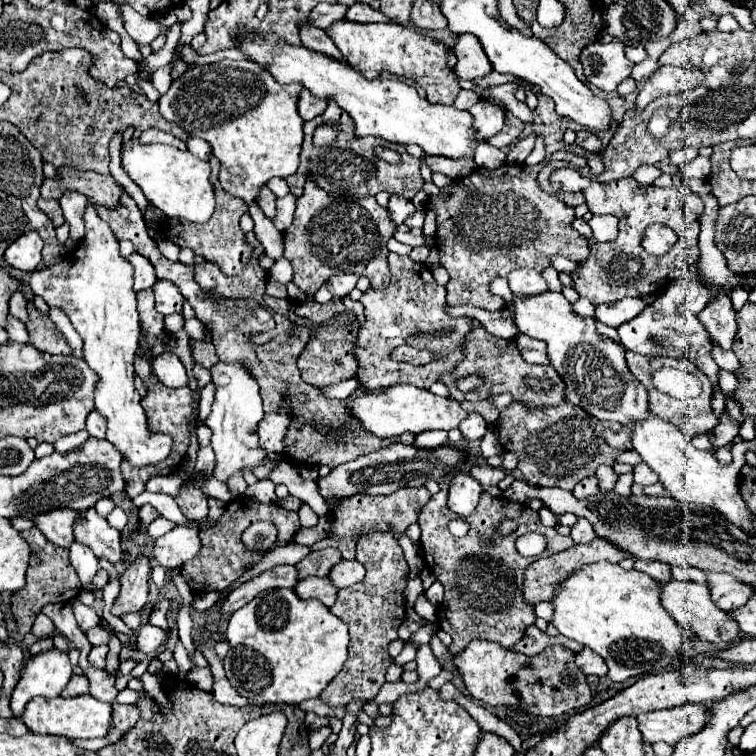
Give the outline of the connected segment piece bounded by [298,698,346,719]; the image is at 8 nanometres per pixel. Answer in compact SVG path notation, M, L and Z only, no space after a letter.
M319 698L305 700L298 705L305 712L314 712L319 716L336 717L343 719L345 716L345 706L332 708L324 704Z

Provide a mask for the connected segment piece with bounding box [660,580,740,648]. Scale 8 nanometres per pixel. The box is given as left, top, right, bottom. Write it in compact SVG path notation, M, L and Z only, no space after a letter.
M670 580L666 584L660 582L660 602L670 612L670 616L676 622L680 622L686 630L694 632L698 640L708 640L720 648L726 648L738 642L738 636L740 636L738 624L724 610L714 606L710 598L710 590L706 586L694 584L694 582L678 582L678 580Z

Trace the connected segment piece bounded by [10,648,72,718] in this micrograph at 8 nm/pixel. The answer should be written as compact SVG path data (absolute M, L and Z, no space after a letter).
M52 648L32 656L24 664L22 678L18 680L18 686L14 688L14 694L12 694L10 708L14 716L20 718L24 712L24 706L34 696L42 696L42 698L60 696L70 676L72 676L72 664L68 660L68 652Z

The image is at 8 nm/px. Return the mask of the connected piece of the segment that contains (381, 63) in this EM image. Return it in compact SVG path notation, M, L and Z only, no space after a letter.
M334 20L326 34L334 40L346 62L358 70L364 78L372 80L378 78L380 72L390 72L396 76L402 76L406 80L414 80L418 86L422 86L428 94L428 100L432 104L454 104L460 86L456 82L454 70L446 66L446 54L448 46L440 44L438 40L430 40L430 36L420 34L412 28L400 26L400 24L358 24L350 20Z

